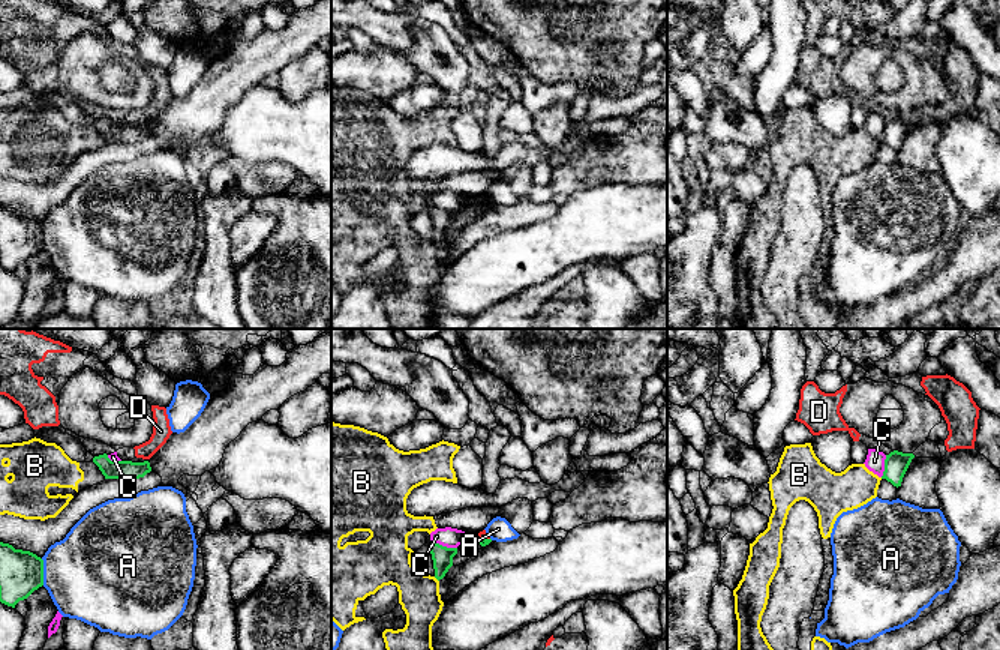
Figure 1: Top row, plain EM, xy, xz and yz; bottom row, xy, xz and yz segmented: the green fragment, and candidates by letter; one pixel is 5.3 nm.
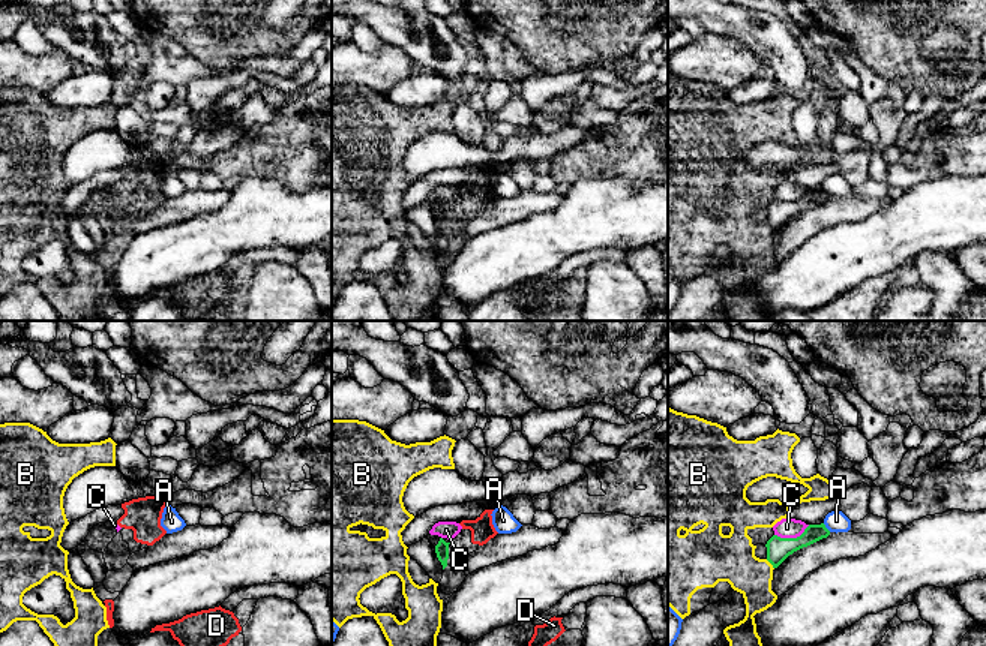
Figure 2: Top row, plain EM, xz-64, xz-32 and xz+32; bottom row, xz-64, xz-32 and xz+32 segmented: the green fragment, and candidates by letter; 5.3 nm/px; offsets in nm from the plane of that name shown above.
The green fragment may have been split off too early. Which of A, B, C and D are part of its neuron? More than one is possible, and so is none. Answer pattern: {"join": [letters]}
{"join": []}

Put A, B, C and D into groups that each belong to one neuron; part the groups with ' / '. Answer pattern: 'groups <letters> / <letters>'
groups A / B / C / D

